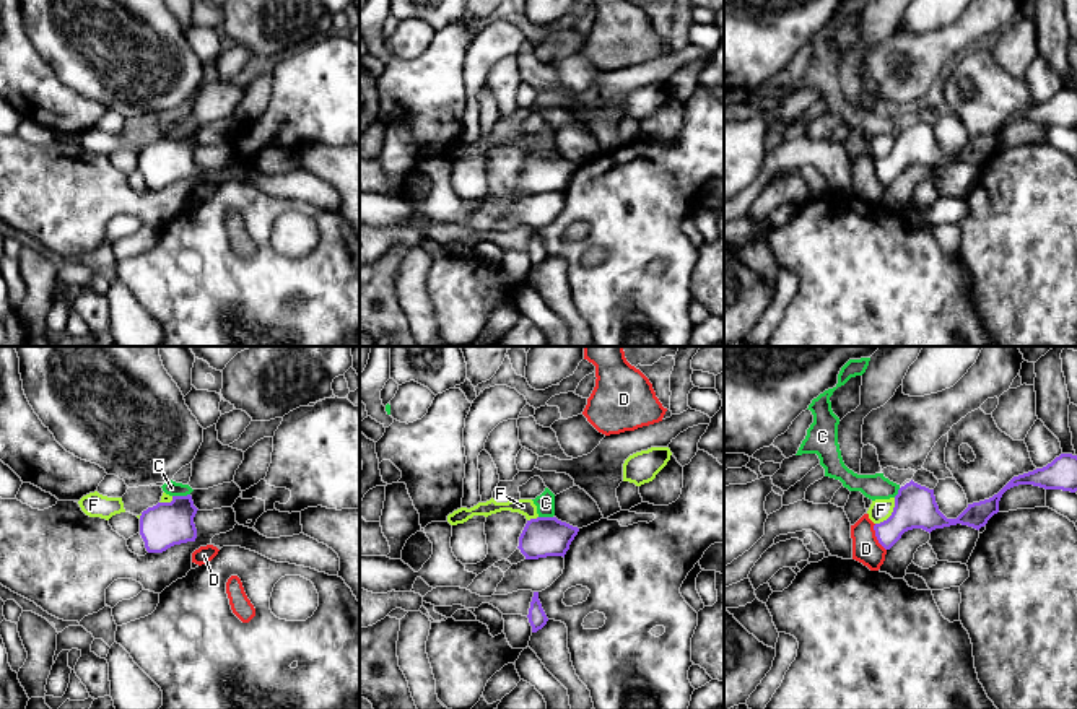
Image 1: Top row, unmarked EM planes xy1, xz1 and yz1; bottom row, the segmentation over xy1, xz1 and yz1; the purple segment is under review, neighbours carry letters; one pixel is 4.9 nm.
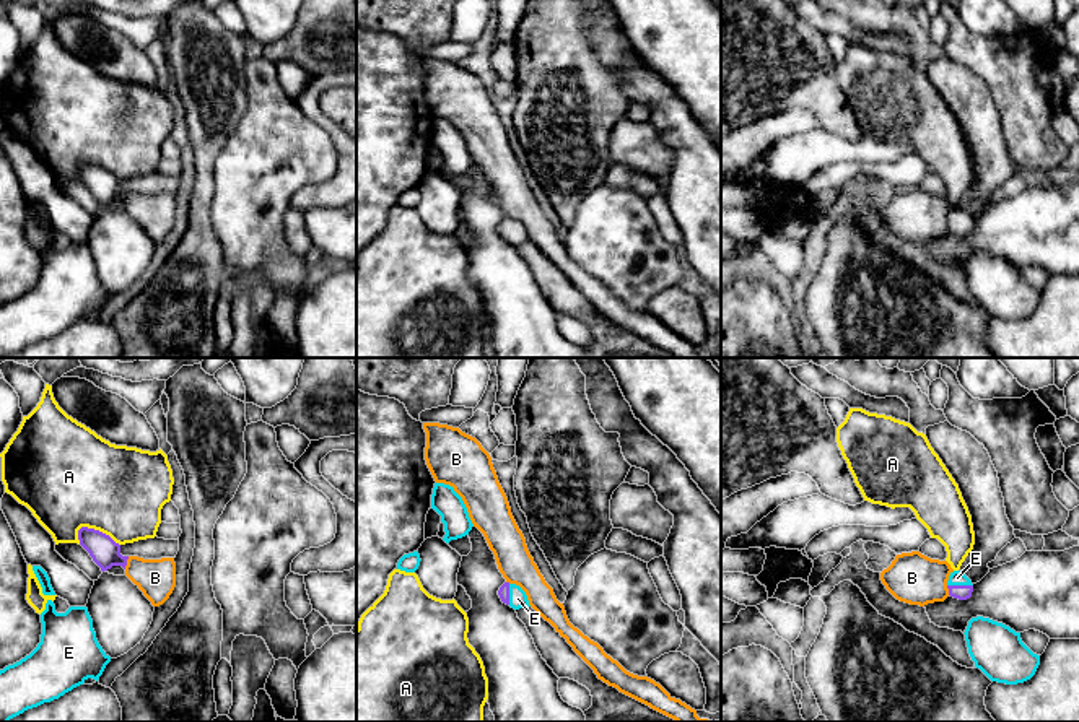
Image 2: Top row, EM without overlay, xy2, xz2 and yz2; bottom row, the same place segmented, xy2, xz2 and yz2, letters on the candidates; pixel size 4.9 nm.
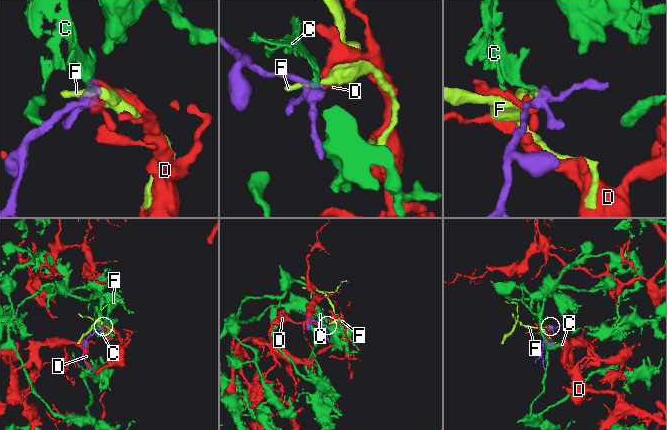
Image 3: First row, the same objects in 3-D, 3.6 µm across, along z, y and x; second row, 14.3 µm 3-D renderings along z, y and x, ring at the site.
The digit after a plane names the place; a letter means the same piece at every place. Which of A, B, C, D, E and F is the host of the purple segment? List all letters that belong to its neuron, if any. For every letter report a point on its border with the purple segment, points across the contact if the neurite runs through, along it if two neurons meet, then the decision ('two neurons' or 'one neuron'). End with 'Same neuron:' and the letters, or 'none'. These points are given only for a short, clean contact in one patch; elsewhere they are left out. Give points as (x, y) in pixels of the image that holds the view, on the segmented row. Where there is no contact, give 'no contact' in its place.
A: xy2 (98, 530) | two neurons
B: xy2 (126, 563) | along xy2 (129, 556), (124, 568) | two neurons
C: xy1 (181, 496) | along xy1 (189, 493), (173, 496) | two neurons
D: yz1 (877, 537) | along yz1 (874, 524), (877, 542), (885, 550) | two neurons
E: yz2 (961, 586) | across yz2 (962, 592), (961, 586), (957, 578) | one neuron
F: yz1 (892, 514) | along yz1 (895, 498), (892, 513), (876, 524) | two neurons
Same neuron: E

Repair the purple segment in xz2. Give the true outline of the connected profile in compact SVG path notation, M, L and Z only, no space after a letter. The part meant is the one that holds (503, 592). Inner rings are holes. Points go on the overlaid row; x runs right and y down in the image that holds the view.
M505 582L500 587L498 595L503 603L514 610L531 607L526 592L516 584Z

